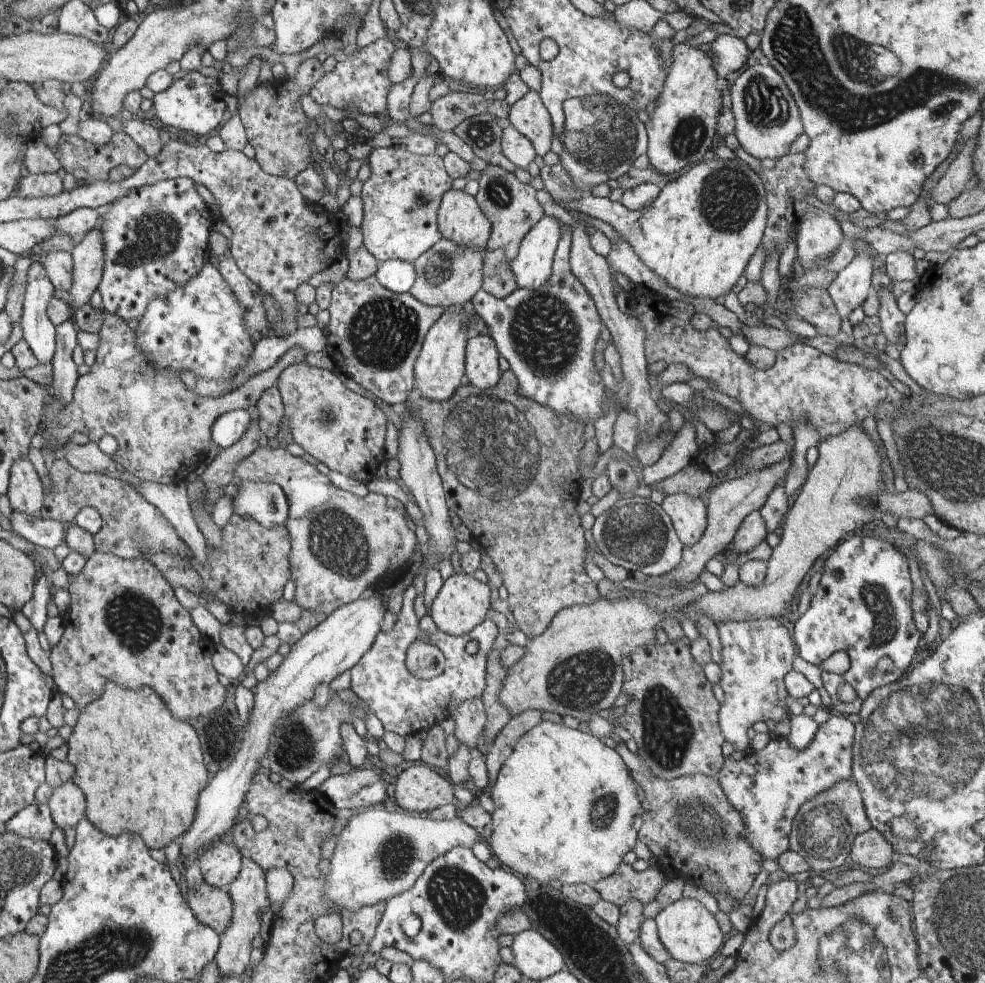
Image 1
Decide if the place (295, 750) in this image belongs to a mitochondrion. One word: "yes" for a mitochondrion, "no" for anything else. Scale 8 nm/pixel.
yes

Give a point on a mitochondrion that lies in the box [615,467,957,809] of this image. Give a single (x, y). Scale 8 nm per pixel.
(668, 736)

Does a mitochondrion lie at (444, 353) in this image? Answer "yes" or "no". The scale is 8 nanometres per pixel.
no

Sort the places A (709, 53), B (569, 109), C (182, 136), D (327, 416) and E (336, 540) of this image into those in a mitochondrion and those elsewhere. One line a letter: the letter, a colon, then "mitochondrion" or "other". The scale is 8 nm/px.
A: other
B: mitochondrion
C: other
D: mitochondrion
E: mitochondrion

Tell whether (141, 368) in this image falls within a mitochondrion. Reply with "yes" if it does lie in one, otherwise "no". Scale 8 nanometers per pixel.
yes

